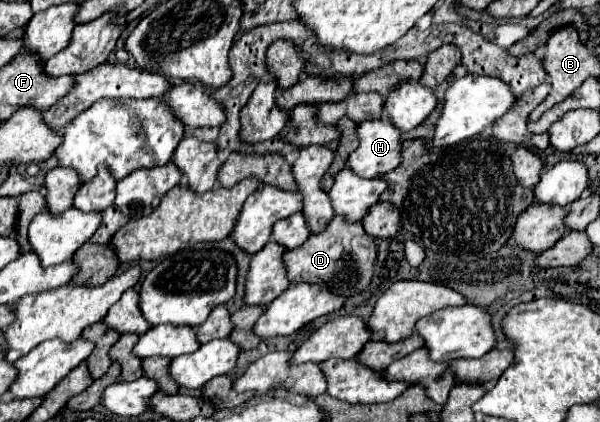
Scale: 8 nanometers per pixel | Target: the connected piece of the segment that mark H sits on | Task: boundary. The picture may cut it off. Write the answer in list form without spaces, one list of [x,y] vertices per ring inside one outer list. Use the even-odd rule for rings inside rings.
[[[389,118],[361,122],[359,148],[349,156],[347,166],[363,178],[375,178],[395,170],[401,164],[401,136],[401,130]]]

